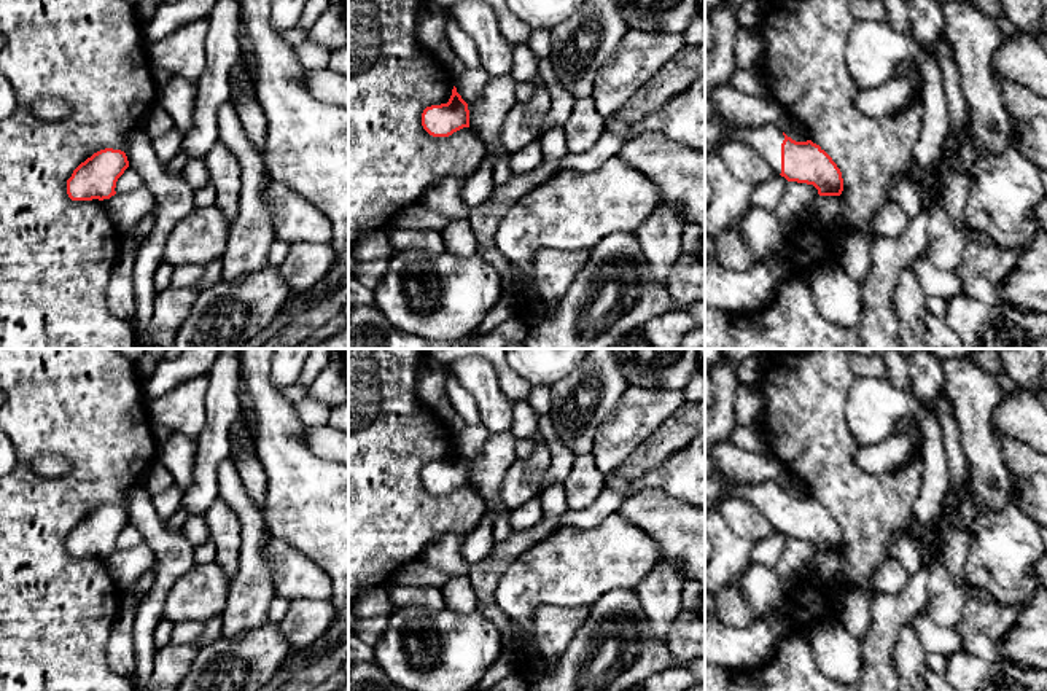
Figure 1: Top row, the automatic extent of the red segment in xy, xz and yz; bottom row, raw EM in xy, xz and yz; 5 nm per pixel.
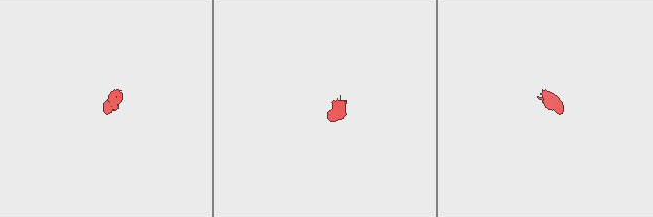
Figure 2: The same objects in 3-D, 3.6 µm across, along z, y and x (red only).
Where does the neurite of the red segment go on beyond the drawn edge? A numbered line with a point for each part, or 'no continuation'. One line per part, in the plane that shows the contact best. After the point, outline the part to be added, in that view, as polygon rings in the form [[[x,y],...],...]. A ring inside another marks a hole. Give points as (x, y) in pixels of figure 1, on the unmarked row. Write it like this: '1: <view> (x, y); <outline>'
1: yz (766, 497); [[[727,482],[724,486],[724,497],[734,497],[748,502],[769,521],[775,532],[781,530],[781,500],[784,492],[780,482]]]

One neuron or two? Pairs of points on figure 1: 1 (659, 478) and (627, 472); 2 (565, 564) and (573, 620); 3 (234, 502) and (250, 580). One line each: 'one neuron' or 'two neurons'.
1: two neurons
2: two neurons
3: one neuron

